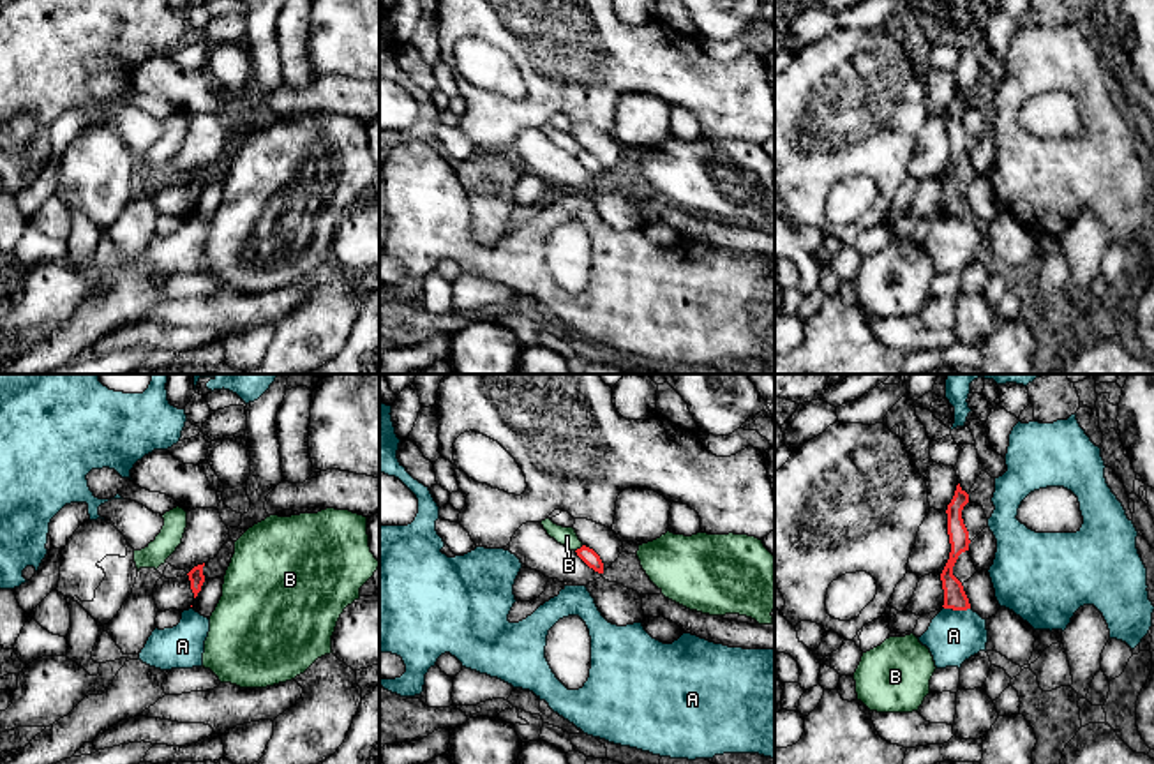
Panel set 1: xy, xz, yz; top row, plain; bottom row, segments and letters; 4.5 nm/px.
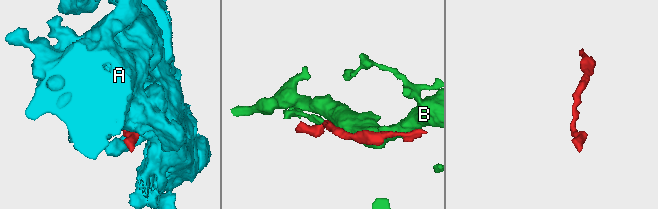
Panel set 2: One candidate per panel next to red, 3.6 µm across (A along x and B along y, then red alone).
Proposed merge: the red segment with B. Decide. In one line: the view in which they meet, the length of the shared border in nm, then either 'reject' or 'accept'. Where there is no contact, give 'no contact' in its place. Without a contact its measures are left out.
meets red in xz; contact 50 nm long; reject

